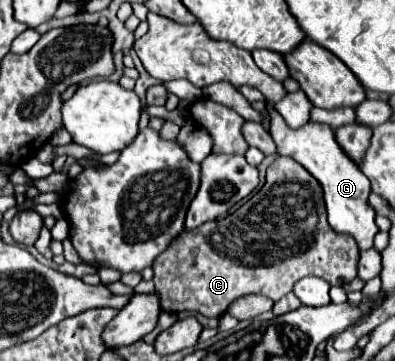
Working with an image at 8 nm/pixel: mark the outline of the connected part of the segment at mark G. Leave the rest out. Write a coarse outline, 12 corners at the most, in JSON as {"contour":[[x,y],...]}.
{"contour":[[268,104],[270,136],[322,186],[328,224],[372,248],[370,180],[330,126],[290,128]]}

